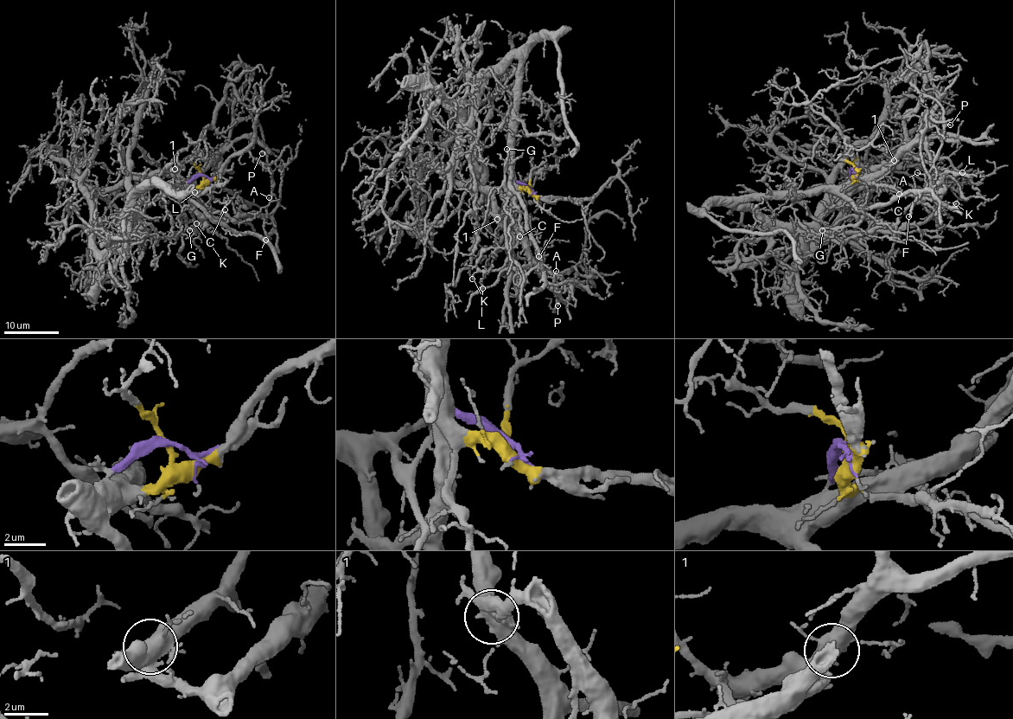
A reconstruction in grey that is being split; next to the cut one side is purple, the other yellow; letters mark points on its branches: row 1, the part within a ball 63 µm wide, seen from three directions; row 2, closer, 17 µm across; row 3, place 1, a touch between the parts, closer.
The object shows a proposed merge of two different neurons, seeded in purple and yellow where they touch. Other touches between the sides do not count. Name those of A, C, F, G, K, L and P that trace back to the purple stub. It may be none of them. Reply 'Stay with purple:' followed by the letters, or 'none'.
Stay with purple: A, K, P

